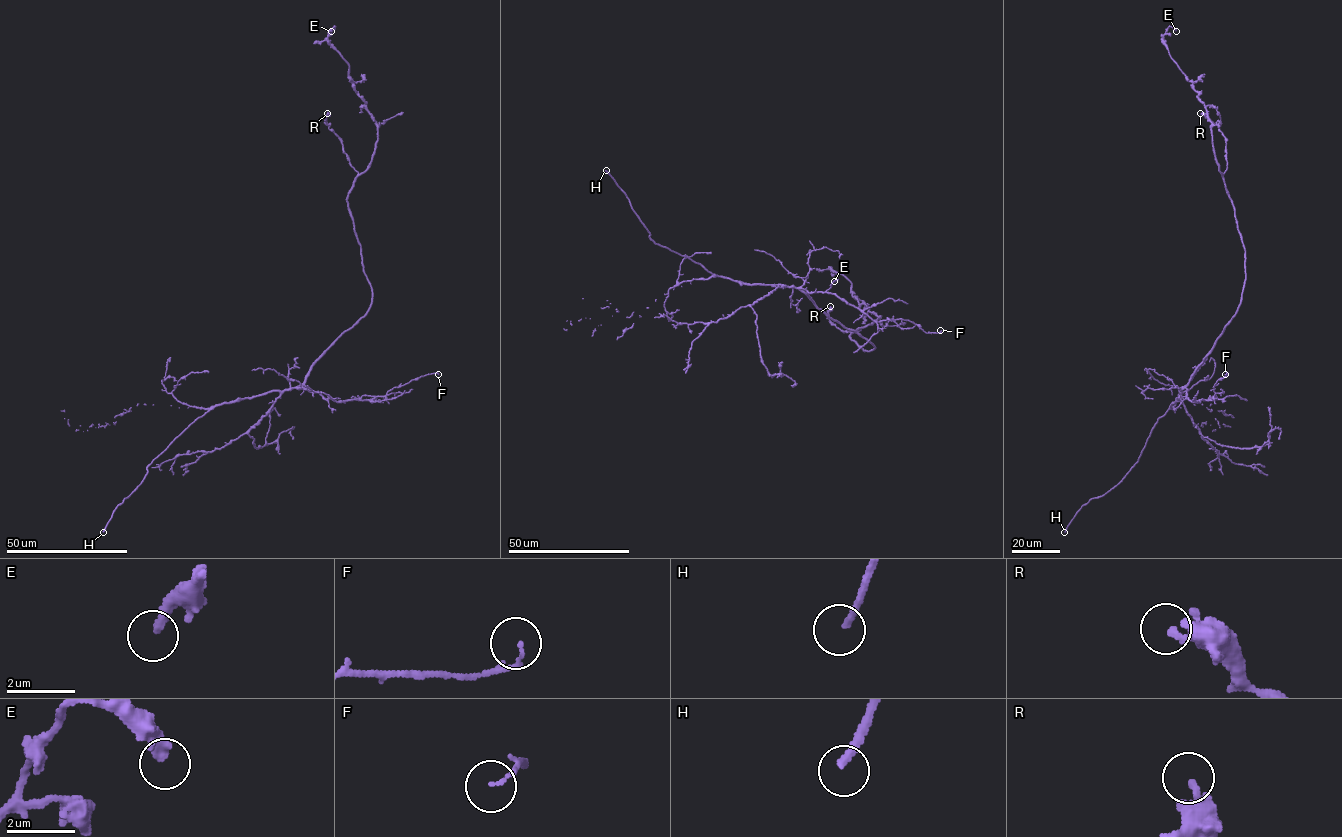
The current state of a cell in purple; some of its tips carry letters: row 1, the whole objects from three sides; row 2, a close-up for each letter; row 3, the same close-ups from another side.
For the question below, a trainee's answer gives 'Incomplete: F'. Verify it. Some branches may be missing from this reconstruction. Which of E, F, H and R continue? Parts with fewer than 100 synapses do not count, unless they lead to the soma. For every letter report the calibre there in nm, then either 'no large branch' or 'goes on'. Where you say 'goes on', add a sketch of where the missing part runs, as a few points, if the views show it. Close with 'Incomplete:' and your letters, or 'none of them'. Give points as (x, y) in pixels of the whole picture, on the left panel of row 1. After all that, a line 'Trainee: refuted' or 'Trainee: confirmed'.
E: calibre 280 nm; no large branch
F: calibre 100 nm; no large branch
H: calibre 200 nm; goes on; course (103, 532), (85, 538), (68, 537), (34, 508), (18, 502), (10, 495), (12, 492)
R: calibre 170 nm; no large branch
Incomplete: H
Trainee: refuted

